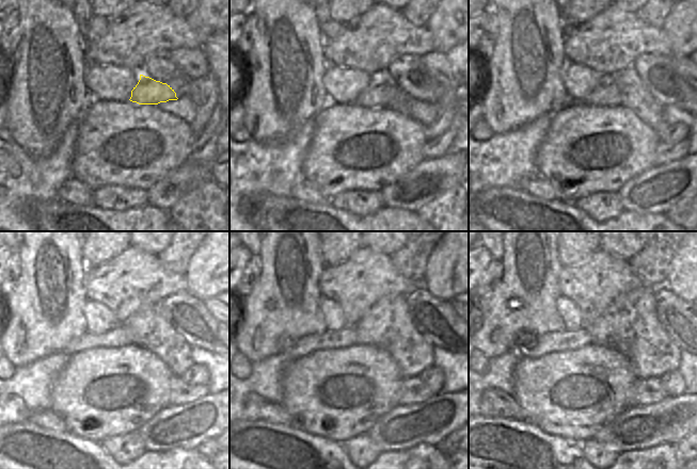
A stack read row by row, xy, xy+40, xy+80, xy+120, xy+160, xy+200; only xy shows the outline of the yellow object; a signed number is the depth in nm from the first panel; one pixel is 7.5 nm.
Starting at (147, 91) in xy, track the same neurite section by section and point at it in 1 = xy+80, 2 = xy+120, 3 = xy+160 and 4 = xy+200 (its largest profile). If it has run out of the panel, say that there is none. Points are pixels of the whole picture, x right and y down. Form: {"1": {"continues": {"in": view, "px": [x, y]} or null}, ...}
{"1": {"continues": {"in": "xy+80", "px": [606, 94]}}, "2": {"continues": {"in": "xy+120", "px": [116, 337]}}, "3": {"continues": {"in": "xy+160", "px": [346, 337]}}, "4": {"continues": {"in": "xy+200", "px": [565, 340]}}}

